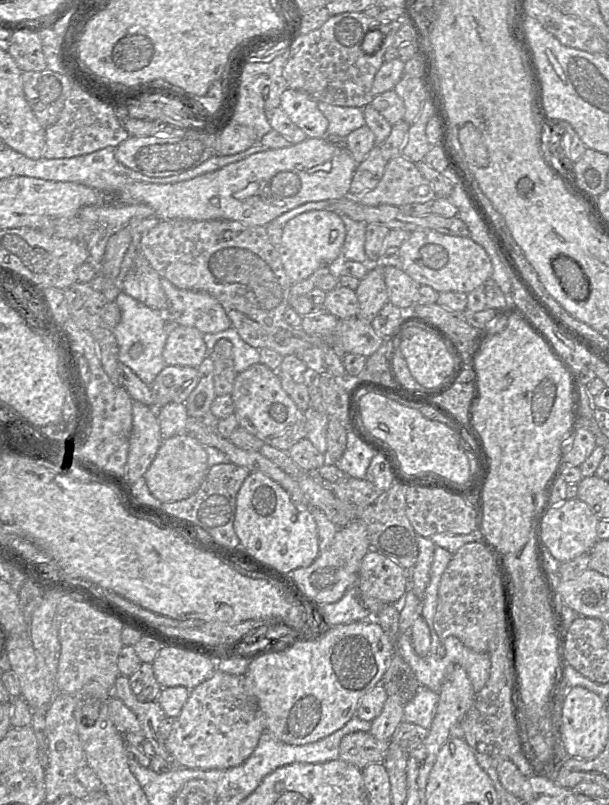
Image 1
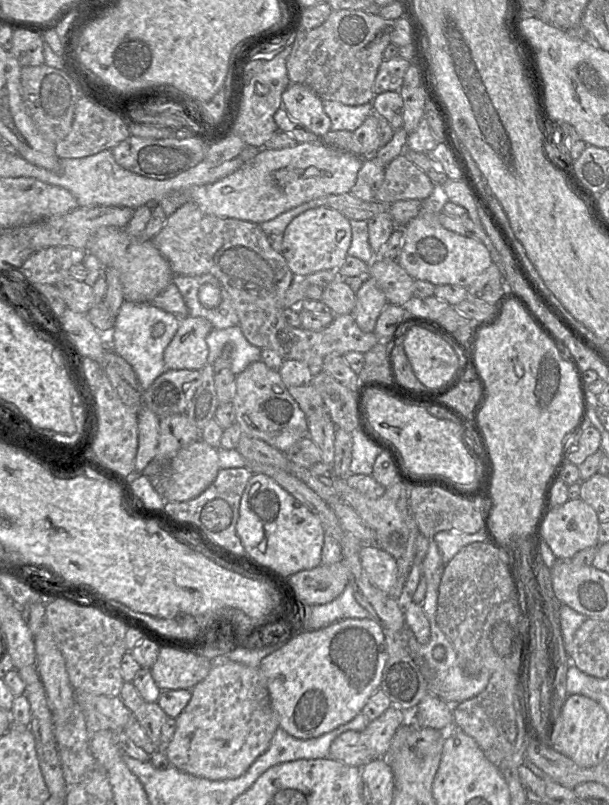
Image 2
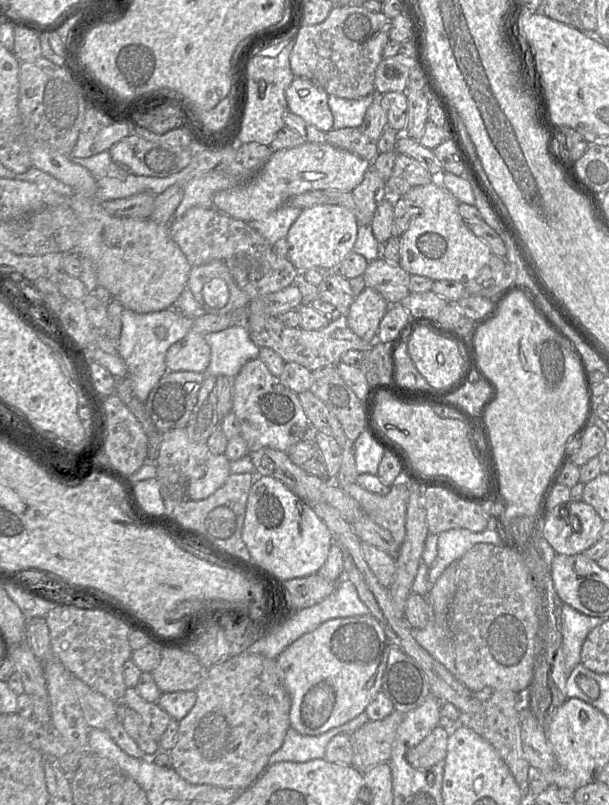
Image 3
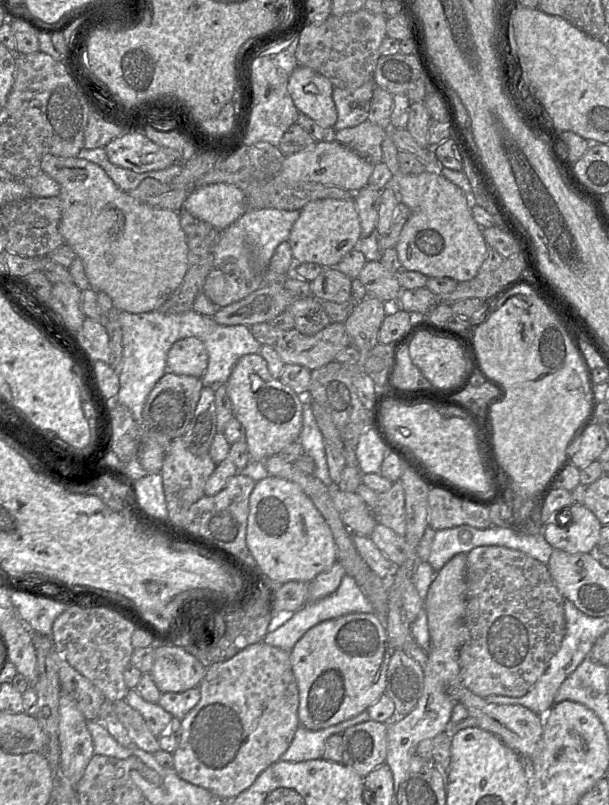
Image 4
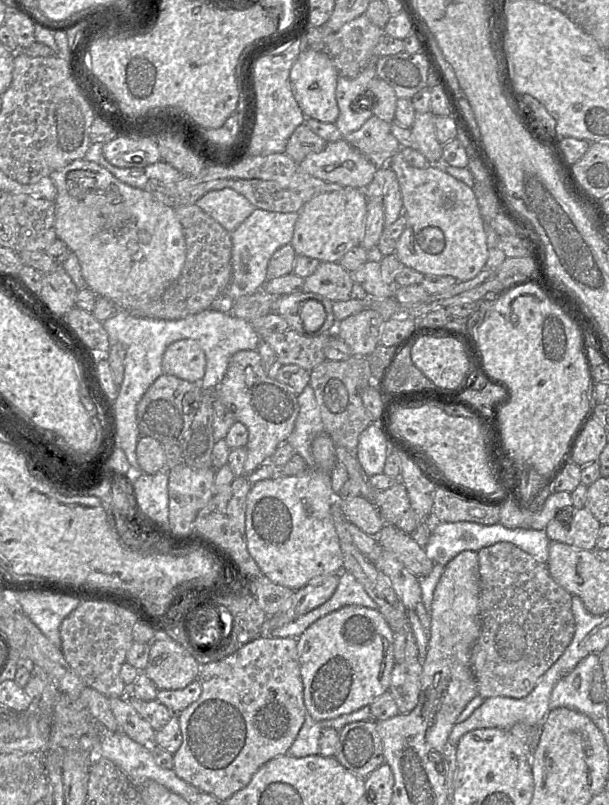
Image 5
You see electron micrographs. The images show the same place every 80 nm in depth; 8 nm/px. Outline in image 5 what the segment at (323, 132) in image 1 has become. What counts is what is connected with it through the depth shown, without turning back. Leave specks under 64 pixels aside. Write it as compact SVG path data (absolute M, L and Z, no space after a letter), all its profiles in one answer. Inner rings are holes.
M304 49L291 67L289 78L292 92L305 117L324 123L335 123L339 116L336 86L339 74L326 53Z

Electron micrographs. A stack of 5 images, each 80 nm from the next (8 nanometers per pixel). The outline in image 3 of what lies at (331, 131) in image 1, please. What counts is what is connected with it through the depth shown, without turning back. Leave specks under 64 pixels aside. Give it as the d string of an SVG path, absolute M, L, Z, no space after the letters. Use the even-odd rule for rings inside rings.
M374 92L360 99L345 99L329 95L328 105L334 119L333 129L360 127L376 94Z

